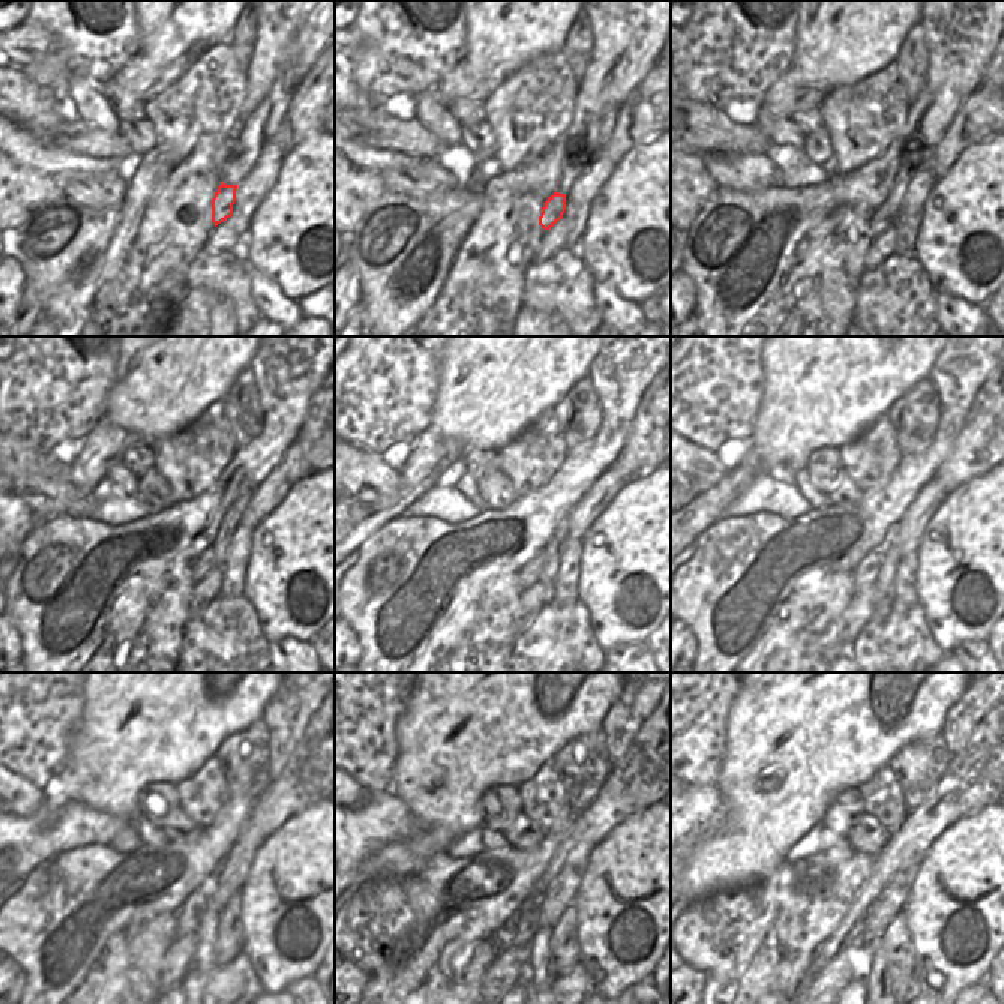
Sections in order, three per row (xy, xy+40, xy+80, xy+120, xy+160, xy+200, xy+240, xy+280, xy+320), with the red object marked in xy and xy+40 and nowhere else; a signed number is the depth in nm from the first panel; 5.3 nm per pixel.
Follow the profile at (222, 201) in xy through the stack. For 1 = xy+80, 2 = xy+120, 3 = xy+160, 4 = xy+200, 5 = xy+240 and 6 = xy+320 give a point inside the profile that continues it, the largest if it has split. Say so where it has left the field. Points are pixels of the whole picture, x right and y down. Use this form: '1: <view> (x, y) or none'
1: xy+80 (883, 216)
2: xy+120 (204, 562)
3: xy+160 (530, 571)
4: xy+200 (865, 574)
5: xy+240 (188, 917)
6: xy+320 (854, 943)

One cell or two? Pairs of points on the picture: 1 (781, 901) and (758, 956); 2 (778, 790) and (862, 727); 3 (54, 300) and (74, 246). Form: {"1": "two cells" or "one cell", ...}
{"1": "one cell", "2": "one cell", "3": "one cell"}

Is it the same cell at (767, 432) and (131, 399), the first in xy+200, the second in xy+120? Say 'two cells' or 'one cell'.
one cell

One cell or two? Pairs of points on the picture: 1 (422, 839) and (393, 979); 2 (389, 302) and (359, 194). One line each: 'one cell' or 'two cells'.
1: two cells
2: two cells

